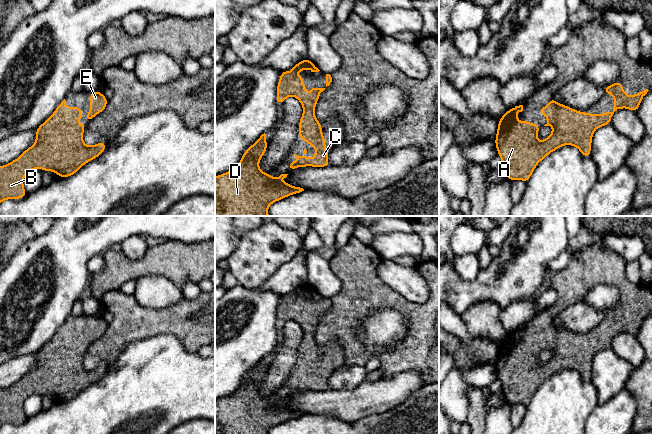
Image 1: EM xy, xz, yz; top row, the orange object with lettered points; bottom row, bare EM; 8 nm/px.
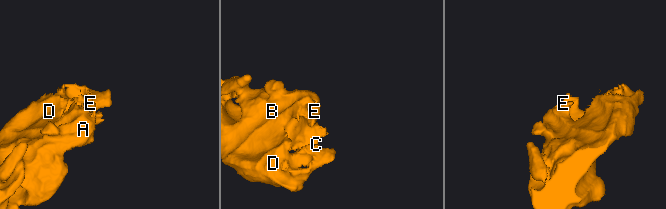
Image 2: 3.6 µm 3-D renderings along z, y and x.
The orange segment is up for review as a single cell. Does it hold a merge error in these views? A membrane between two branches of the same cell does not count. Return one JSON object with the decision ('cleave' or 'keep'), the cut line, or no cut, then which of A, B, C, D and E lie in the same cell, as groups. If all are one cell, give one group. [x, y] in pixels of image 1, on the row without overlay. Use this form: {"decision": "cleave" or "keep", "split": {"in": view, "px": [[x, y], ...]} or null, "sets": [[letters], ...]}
{"decision": "keep", "split": null, "sets": [["A", "B", "C", "D", "E"]]}

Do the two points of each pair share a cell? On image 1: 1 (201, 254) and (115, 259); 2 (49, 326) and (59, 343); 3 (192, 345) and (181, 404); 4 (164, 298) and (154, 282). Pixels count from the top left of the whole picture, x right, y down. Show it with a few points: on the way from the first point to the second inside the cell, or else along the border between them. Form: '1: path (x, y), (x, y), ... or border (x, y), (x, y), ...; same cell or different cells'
1: path (180, 260), (157, 260), (148, 265), (136, 265); same cell
2: border (69, 316), (38, 351); different cells
3: border (174, 336), (189, 351), (196, 352); different cells
4: path (160, 294), (154, 286); same cell

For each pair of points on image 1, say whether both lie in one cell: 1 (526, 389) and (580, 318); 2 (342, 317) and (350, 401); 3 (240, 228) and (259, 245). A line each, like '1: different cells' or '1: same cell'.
1: different cells
2: different cells
3: different cells

